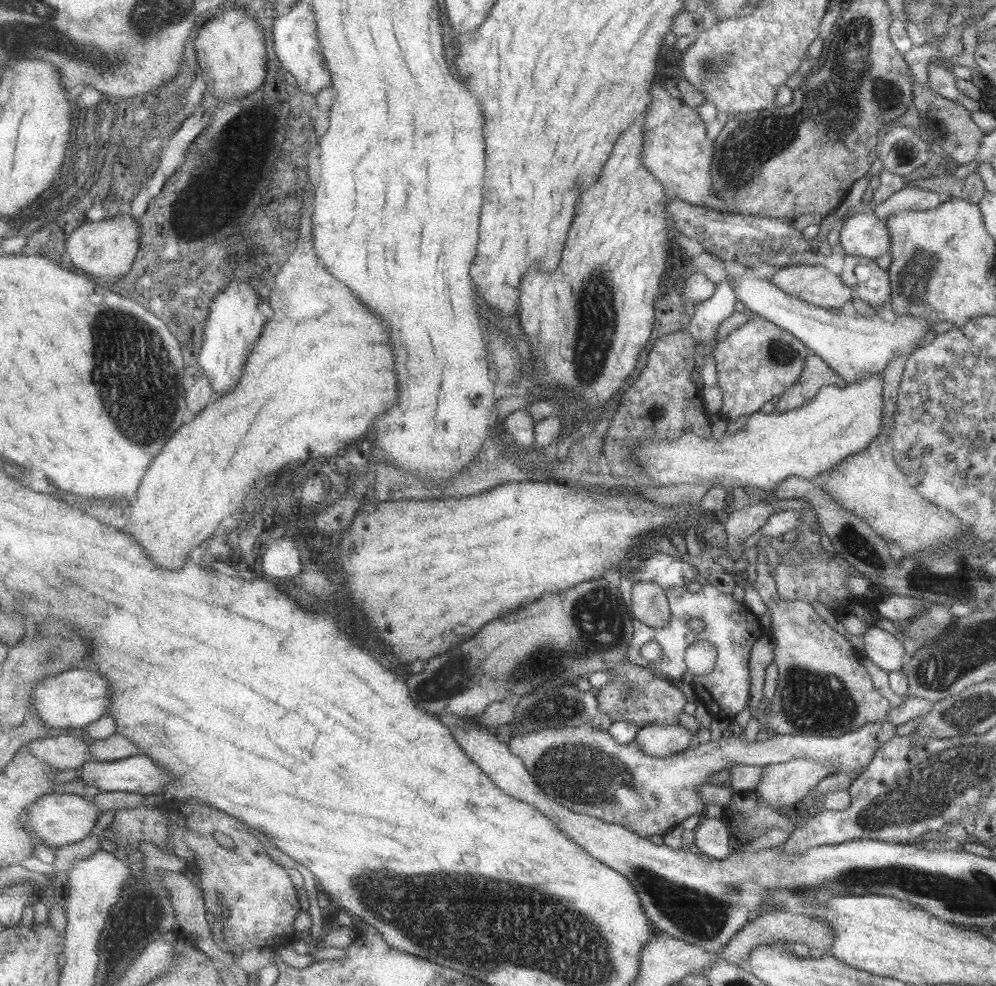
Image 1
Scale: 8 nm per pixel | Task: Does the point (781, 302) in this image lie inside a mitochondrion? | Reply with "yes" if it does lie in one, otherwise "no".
no

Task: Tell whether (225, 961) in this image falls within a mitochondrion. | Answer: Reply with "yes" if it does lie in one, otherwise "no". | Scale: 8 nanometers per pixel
no

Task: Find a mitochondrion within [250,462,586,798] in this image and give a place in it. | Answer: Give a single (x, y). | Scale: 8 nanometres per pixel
(550, 706)

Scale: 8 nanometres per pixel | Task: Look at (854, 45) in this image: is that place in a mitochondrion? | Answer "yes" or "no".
yes

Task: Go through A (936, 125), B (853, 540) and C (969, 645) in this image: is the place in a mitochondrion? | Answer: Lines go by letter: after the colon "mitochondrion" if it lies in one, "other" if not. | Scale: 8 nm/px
A: other
B: mitochondrion
C: mitochondrion

